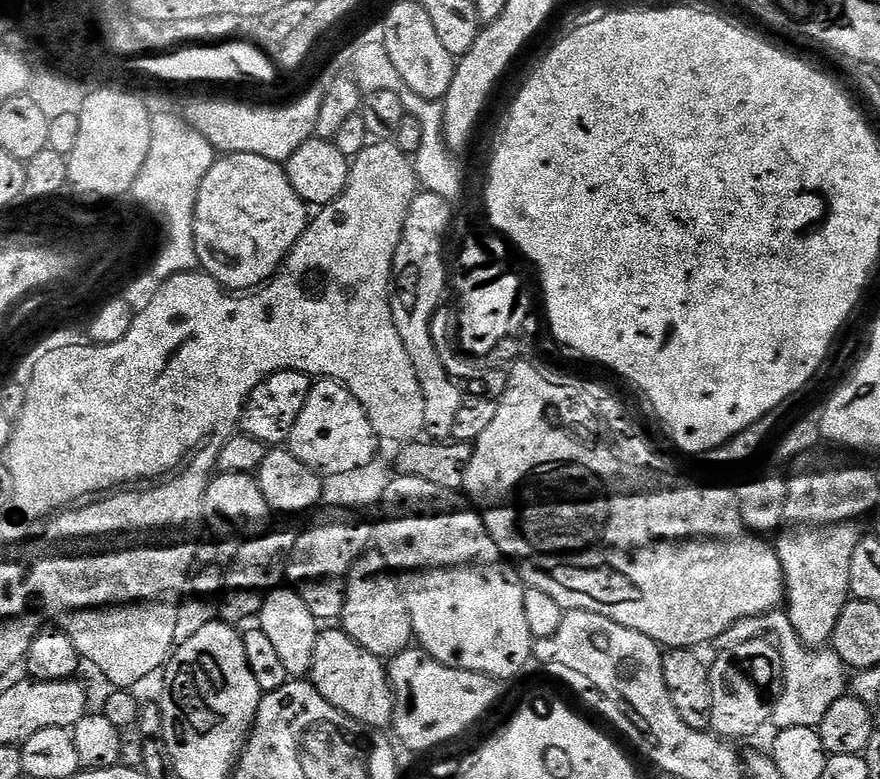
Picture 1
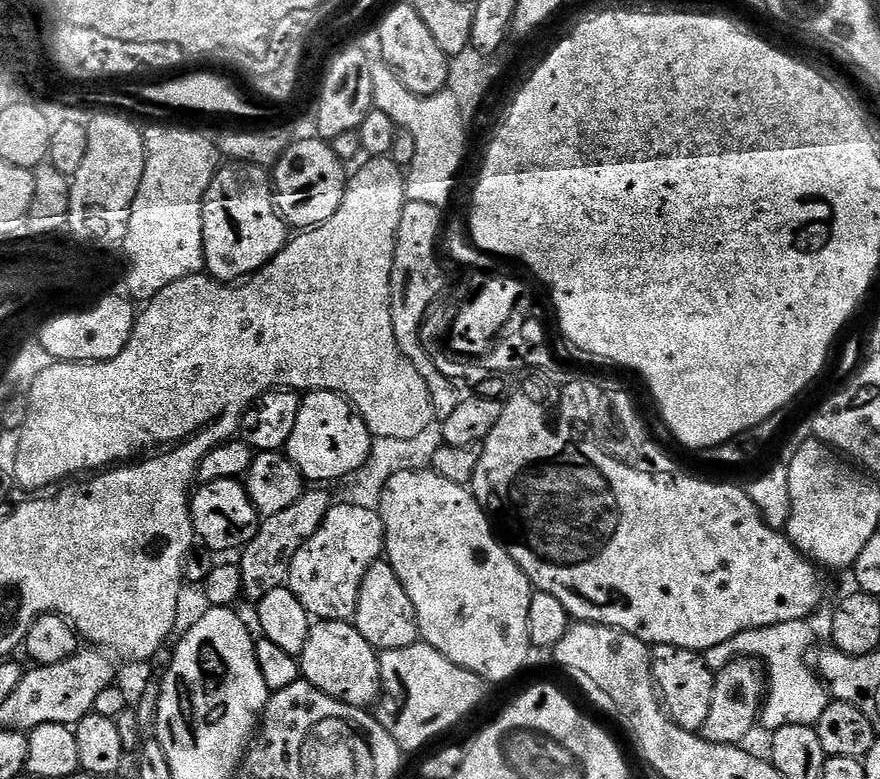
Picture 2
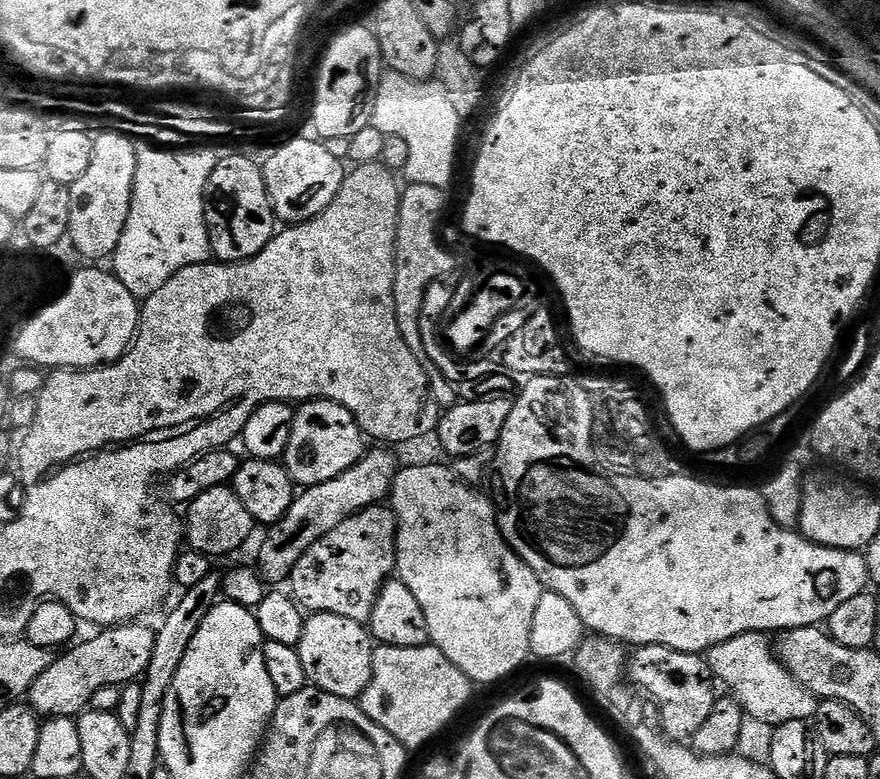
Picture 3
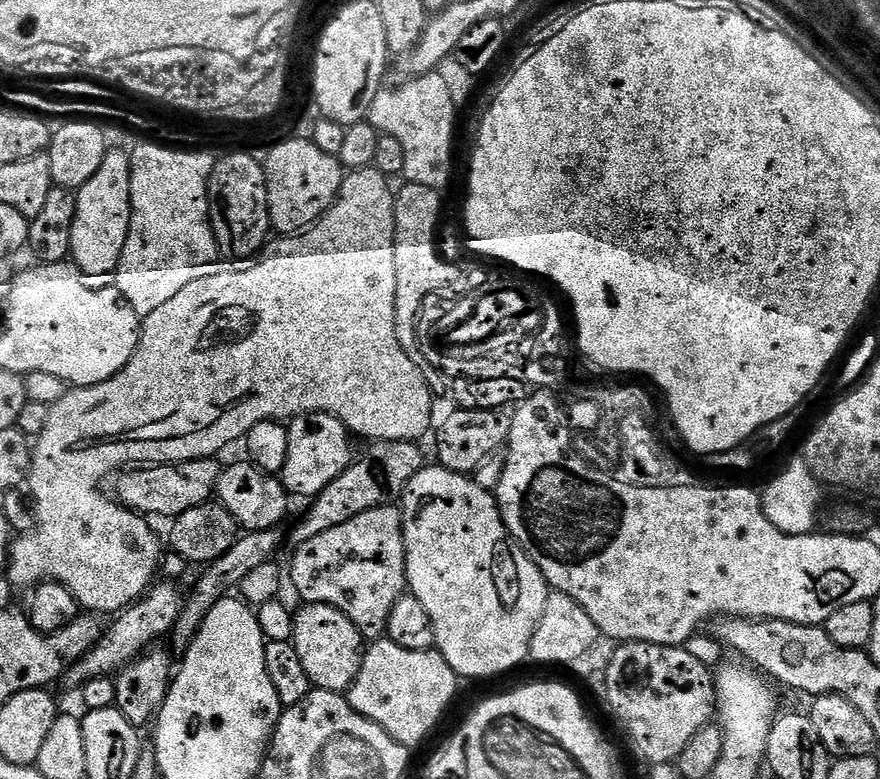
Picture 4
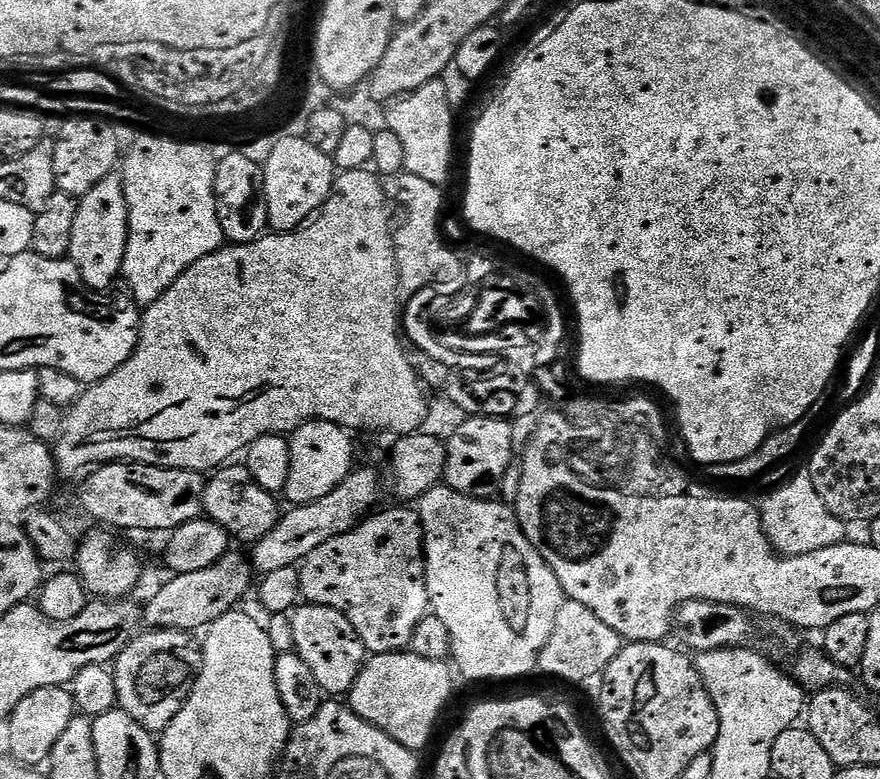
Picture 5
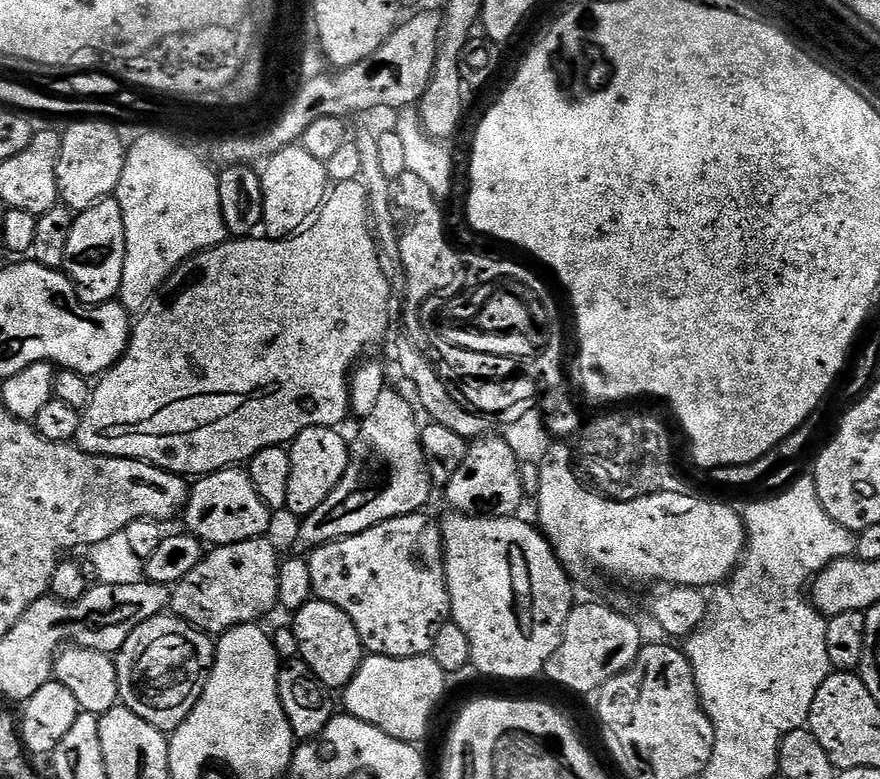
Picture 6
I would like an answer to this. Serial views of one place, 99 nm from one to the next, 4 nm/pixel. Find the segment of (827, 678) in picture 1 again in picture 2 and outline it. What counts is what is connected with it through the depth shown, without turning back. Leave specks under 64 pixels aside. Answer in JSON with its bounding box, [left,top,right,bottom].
[747,620,830,732]

